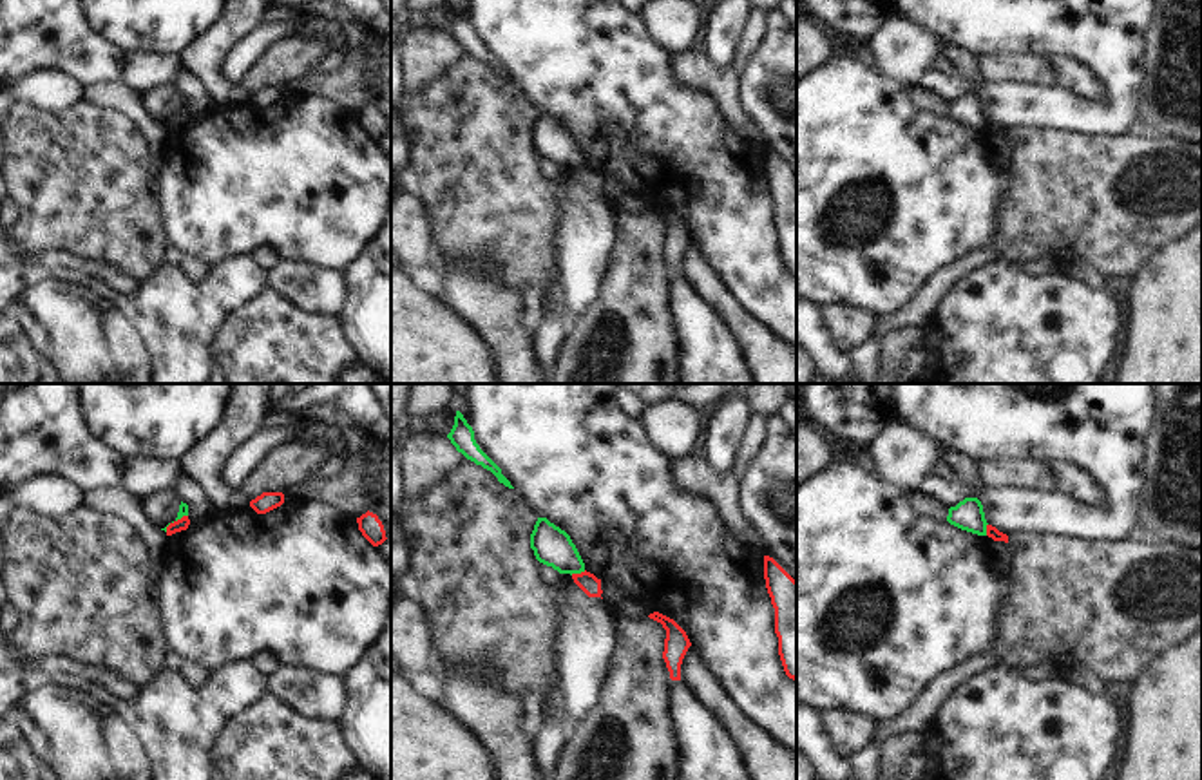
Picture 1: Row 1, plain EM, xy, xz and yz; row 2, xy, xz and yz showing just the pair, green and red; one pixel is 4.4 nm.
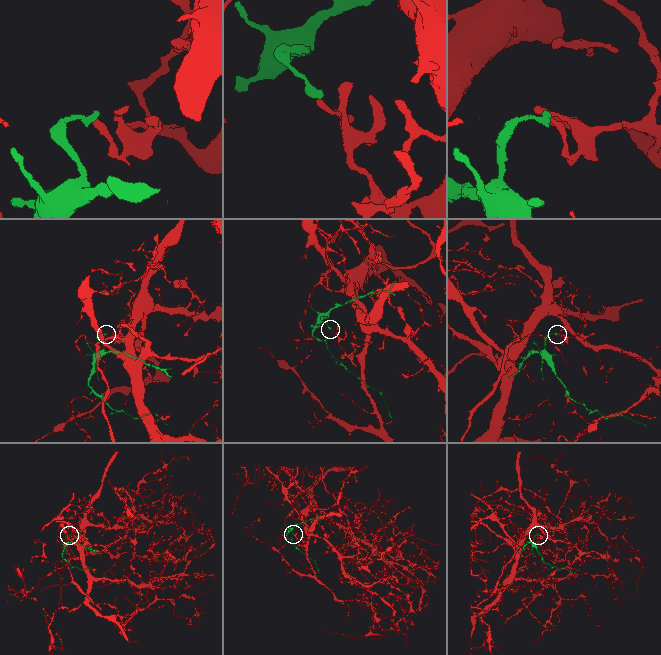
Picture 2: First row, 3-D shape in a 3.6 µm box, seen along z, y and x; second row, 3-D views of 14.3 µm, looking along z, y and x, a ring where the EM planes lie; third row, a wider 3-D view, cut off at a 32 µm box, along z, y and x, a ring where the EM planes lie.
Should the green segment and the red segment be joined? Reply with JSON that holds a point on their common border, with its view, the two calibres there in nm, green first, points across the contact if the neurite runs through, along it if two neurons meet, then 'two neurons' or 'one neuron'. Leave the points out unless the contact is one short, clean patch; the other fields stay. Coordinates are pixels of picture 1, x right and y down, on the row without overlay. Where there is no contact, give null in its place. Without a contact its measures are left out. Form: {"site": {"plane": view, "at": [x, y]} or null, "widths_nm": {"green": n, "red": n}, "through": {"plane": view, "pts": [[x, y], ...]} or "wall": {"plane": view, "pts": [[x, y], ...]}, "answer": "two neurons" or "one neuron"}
{"site": {"plane": "xz", "at": [578, 167]}, "widths_nm": {"green": 170, "red": 90}, "wall": {"plane": "xz", "pts": [[585, 165], [571, 169]]}, "answer": "two neurons"}

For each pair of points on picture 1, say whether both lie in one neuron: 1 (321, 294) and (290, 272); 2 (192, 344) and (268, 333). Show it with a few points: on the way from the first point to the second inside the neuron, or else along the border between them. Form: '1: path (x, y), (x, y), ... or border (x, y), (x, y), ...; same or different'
1: path (314, 290), (297, 279); same
2: border (238, 306), (218, 330), (212, 359); different

